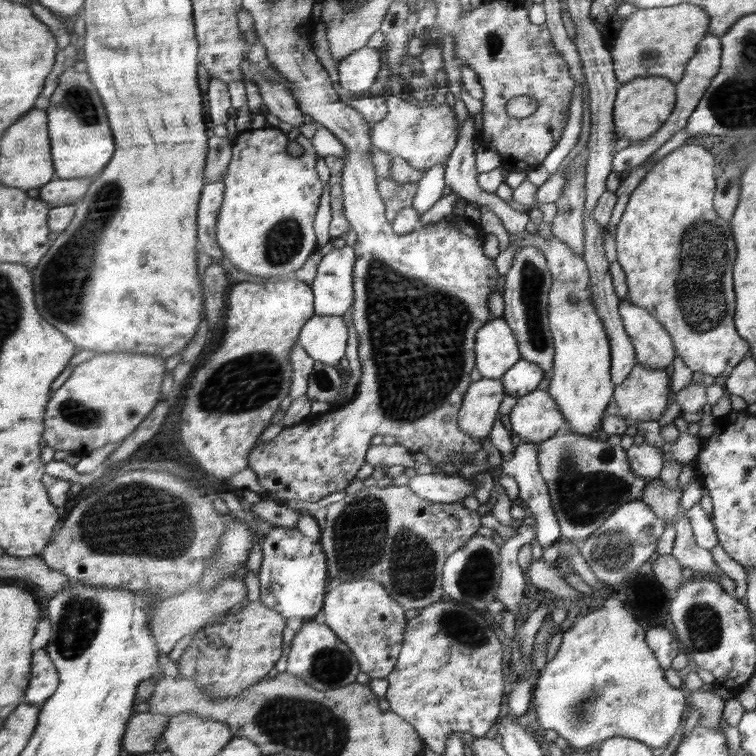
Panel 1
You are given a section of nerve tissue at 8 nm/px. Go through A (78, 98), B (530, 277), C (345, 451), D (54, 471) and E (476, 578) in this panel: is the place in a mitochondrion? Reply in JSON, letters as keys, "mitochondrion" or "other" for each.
{"A":"mitochondrion","B":"mitochondrion","C":"other","D":"other","E":"mitochondrion"}

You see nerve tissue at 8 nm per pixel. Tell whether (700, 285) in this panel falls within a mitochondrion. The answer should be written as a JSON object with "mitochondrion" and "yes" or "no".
{"mitochondrion":"yes"}

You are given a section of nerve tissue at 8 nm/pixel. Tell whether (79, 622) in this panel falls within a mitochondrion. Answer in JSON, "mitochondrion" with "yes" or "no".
{"mitochondrion":"yes"}

